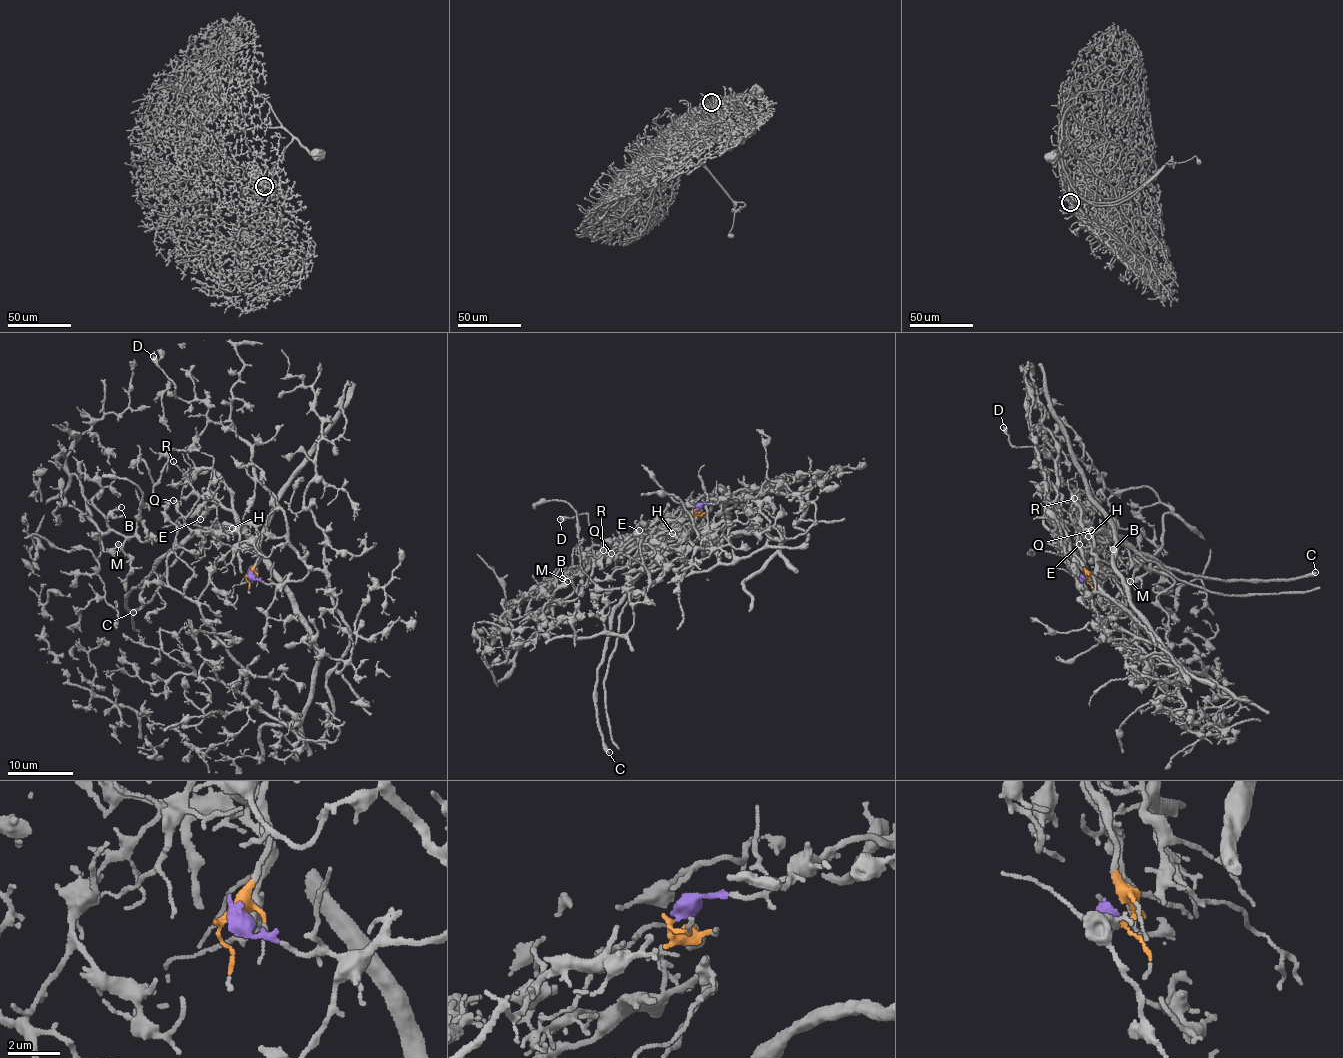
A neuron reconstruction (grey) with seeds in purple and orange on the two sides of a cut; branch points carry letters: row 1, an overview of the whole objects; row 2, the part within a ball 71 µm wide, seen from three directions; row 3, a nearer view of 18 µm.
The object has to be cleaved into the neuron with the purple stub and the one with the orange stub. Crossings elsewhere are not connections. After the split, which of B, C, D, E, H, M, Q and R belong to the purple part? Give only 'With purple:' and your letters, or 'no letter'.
With purple: B, D, M

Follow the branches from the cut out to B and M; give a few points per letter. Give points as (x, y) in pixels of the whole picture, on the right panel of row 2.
B: (1085, 579), (1044, 524), (1061, 504), (1057, 443), (1089, 524), (1140, 565), (1113, 549)
M: (1085, 579), (1044, 524), (1061, 504), (1057, 443), (1089, 524), (1146, 570), (1139, 588), (1129, 580)

